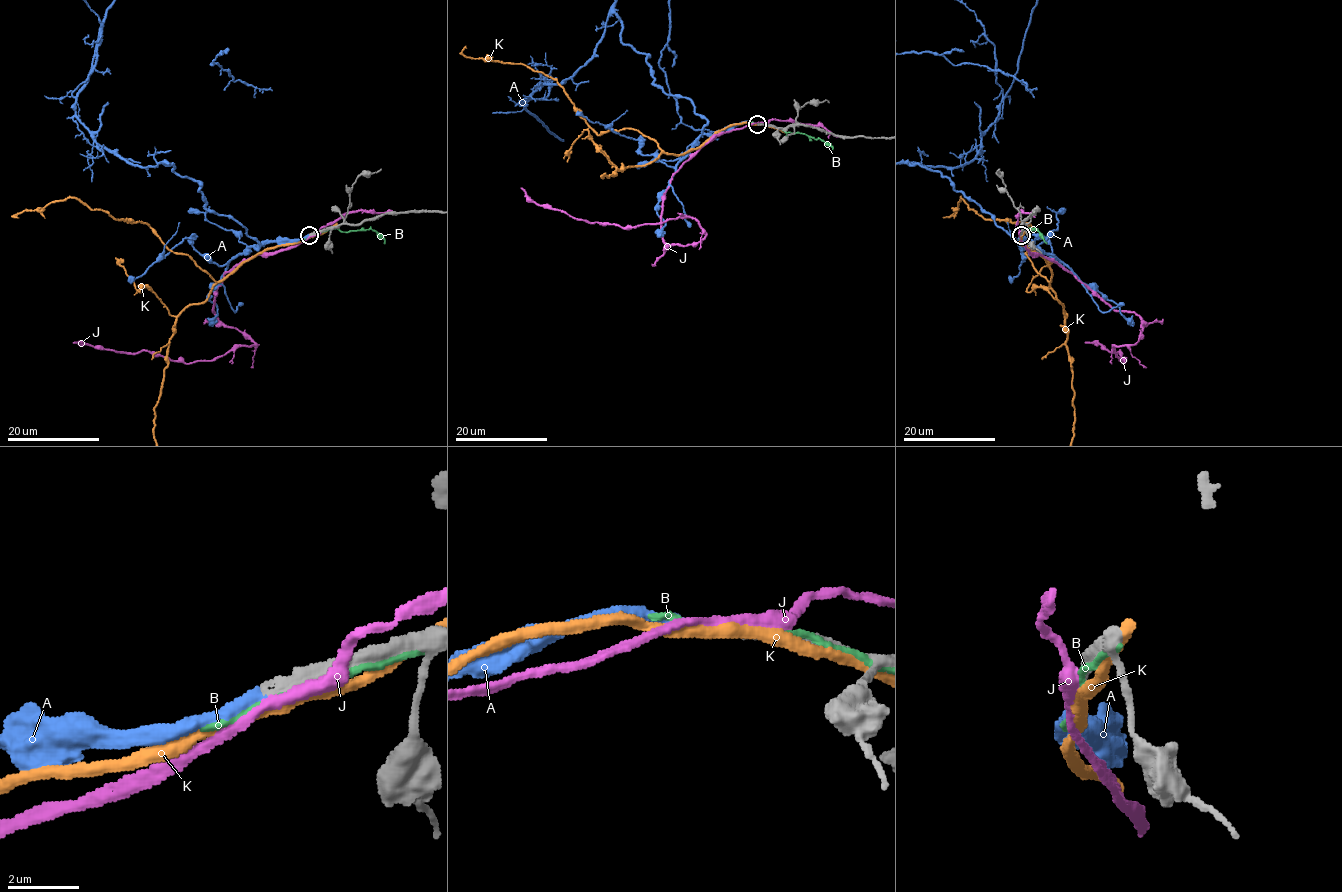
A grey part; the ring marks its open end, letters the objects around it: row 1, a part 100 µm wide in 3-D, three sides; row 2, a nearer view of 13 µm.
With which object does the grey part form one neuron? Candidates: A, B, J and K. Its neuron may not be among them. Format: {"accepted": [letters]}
{"accepted": ["A"]}

